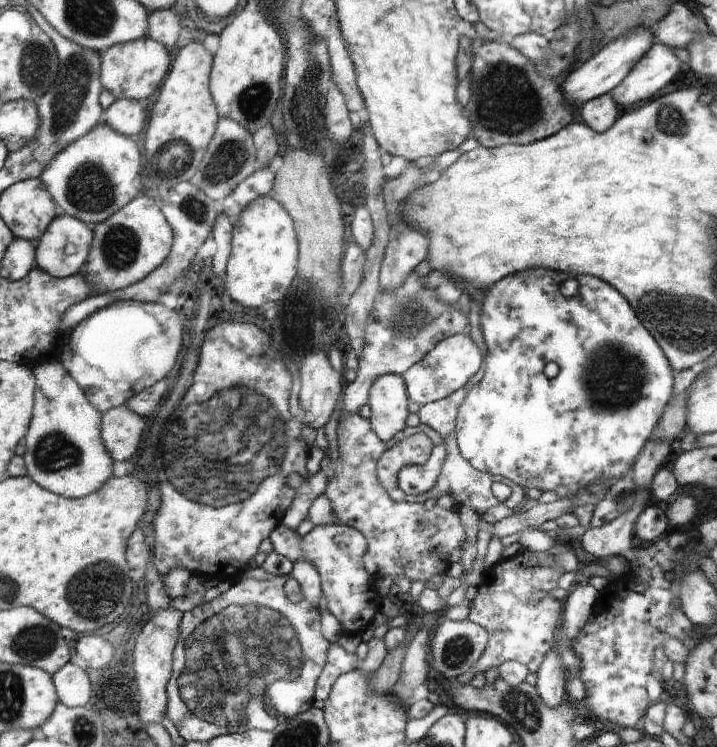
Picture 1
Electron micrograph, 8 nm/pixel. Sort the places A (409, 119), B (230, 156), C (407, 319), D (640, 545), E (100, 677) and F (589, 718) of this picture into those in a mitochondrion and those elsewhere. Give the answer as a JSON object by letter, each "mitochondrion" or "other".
{"A":"other","B":"mitochondrion","C":"mitochondrion","D":"other","E":"other","F":"other"}

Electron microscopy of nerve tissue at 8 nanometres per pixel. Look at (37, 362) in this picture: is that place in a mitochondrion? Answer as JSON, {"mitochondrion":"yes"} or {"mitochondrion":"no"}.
{"mitochondrion":"no"}

